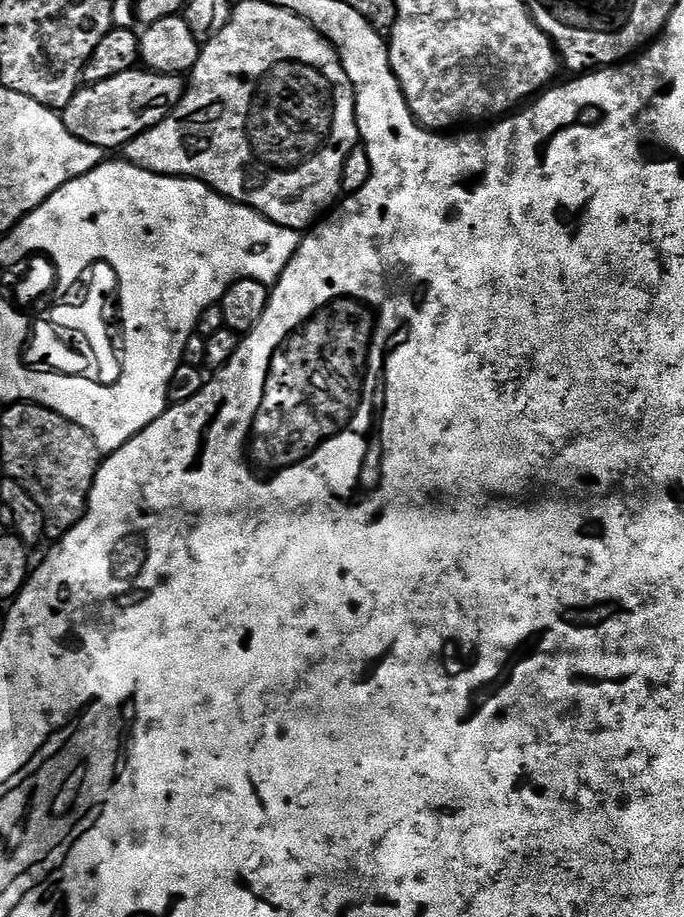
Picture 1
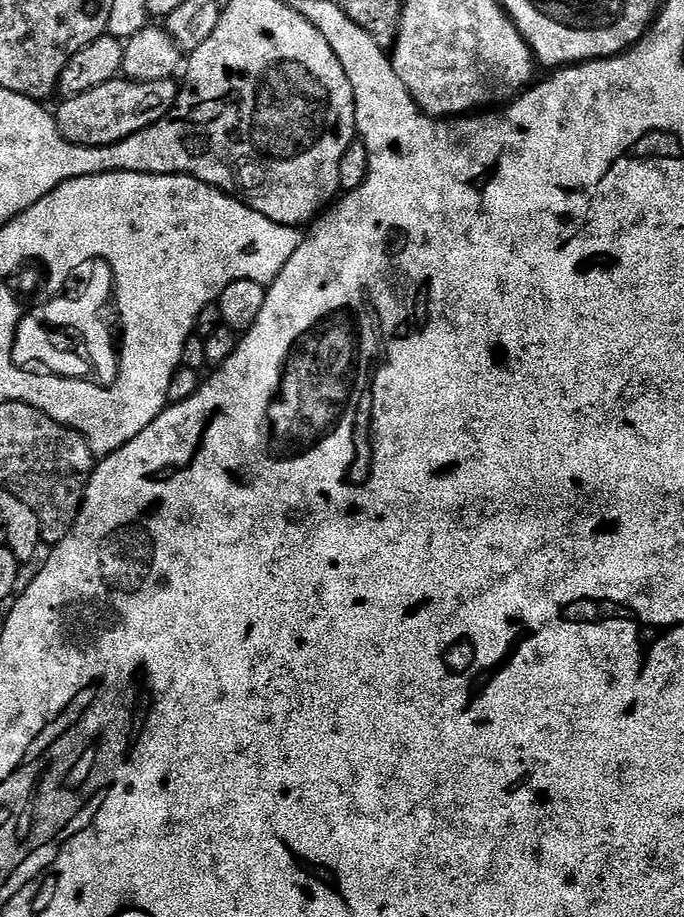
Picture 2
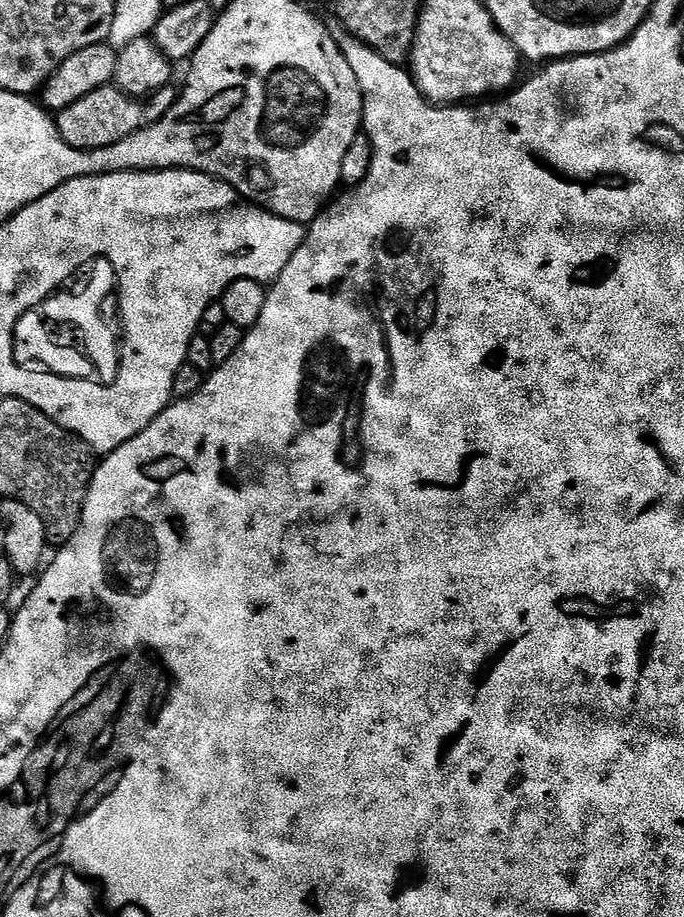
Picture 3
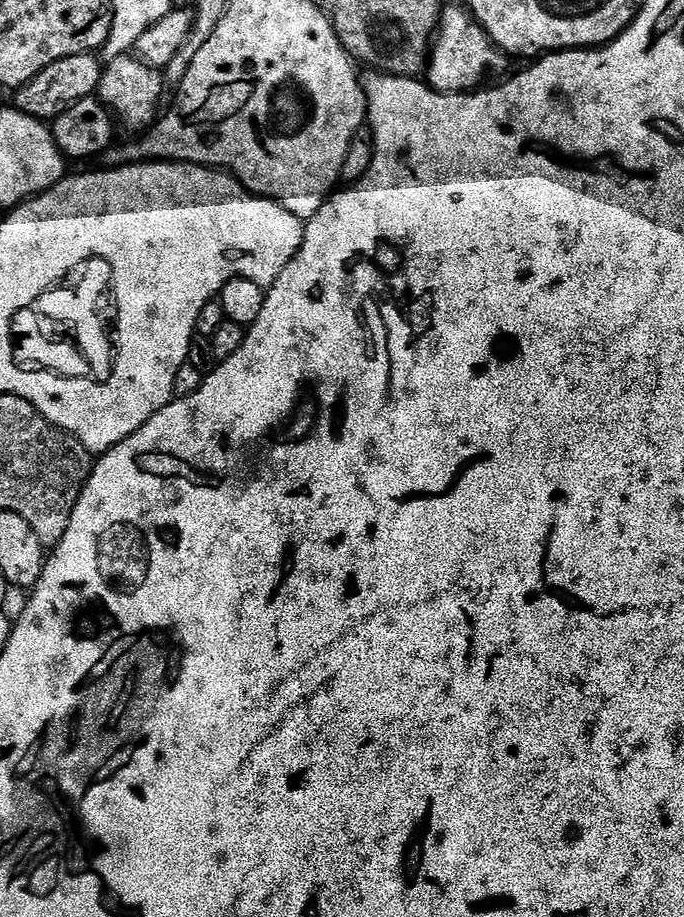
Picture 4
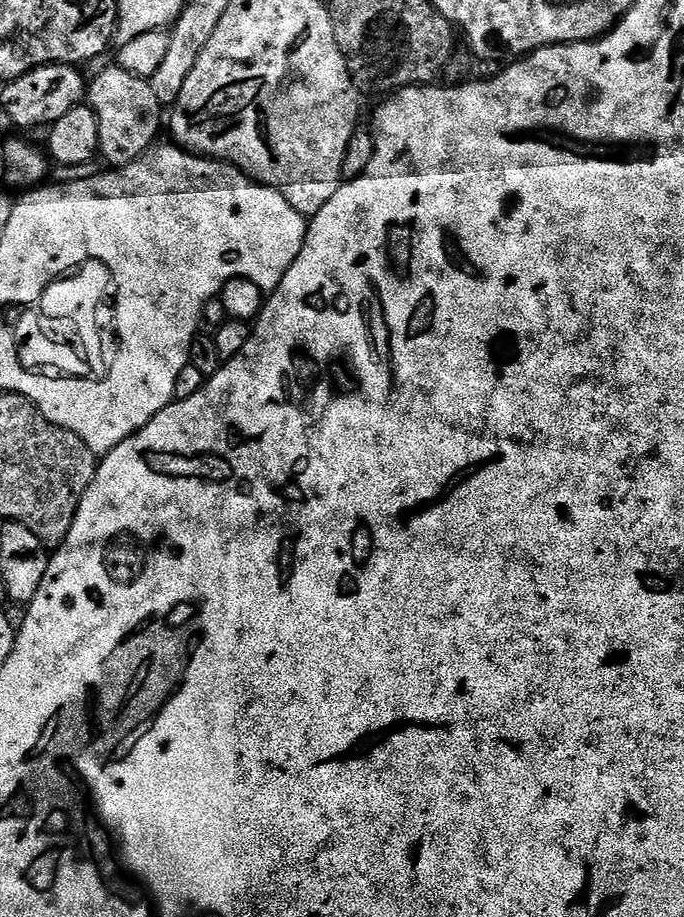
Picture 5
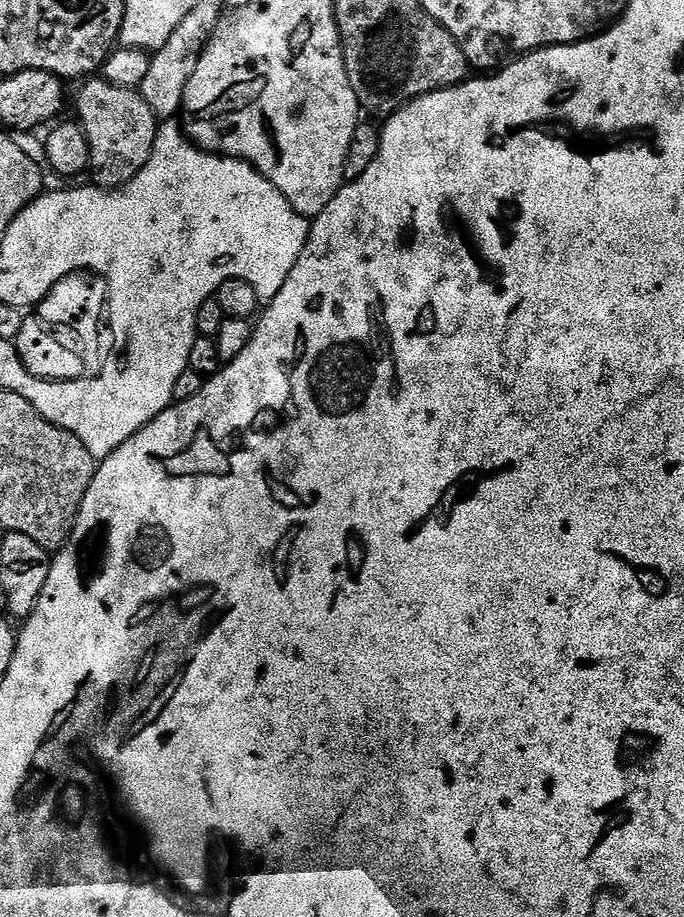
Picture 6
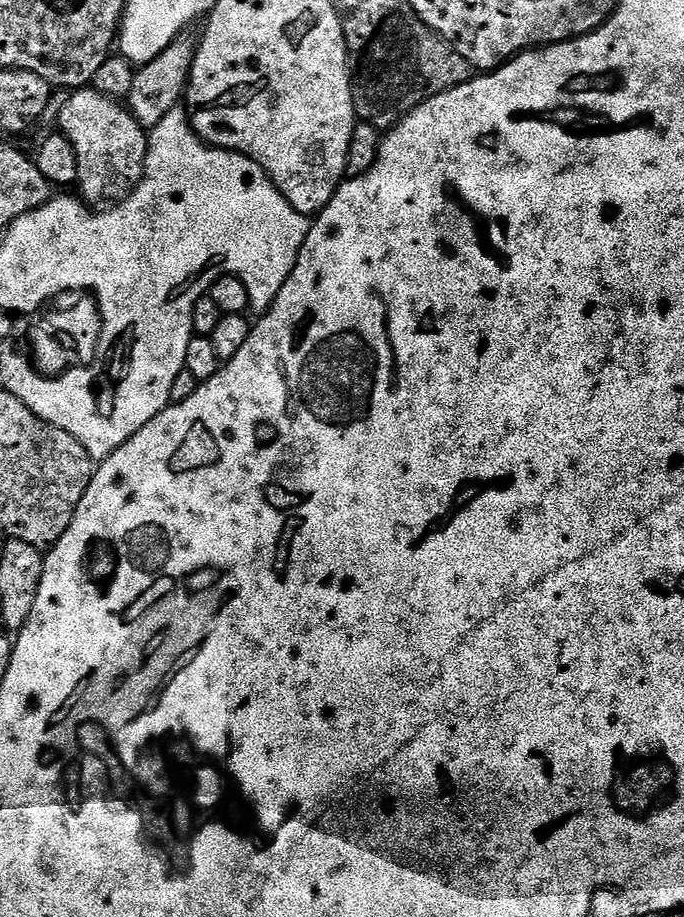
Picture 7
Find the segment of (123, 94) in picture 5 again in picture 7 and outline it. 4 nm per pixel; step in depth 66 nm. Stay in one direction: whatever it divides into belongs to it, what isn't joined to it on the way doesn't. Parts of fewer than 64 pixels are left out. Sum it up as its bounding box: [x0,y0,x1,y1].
[59,88,148,206]

